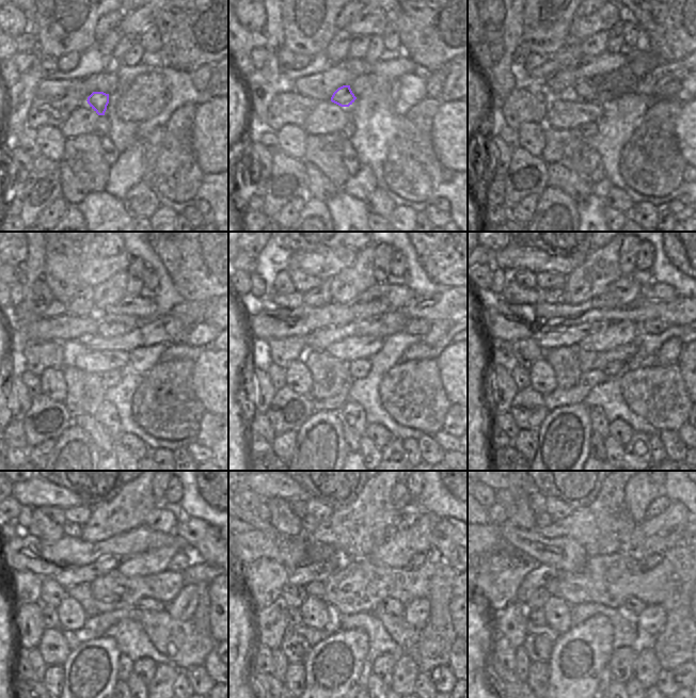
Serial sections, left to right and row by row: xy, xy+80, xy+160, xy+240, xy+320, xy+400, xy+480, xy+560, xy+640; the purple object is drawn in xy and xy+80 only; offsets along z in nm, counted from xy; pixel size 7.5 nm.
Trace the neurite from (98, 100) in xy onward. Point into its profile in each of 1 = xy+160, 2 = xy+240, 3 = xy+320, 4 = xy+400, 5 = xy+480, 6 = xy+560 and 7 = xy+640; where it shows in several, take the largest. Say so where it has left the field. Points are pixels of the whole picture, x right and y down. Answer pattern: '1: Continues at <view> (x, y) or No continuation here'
1: Continues at xy+160 (585, 91)
2: Continues at xy+240 (127, 317)
3: Continues at xy+320 (373, 301)
4: Continues at xy+400 (626, 289)
5: Continues at xy+480 (159, 520)
6: Continues at xy+560 (407, 516)
7: Continues at xy+640 (660, 504)

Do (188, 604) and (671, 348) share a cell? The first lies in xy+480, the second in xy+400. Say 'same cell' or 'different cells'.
same cell

